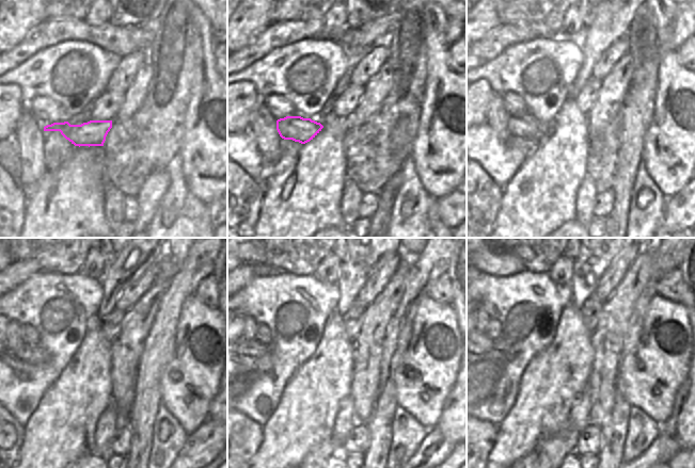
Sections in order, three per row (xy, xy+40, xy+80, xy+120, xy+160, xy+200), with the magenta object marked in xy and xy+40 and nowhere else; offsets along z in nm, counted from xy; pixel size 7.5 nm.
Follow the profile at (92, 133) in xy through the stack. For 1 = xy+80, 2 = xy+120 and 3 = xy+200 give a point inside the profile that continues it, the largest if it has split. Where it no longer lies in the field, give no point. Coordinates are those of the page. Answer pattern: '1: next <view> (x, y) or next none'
1: next xy+80 (526, 126)
2: next xy+120 (34, 355)
3: next xy+200 (488, 343)

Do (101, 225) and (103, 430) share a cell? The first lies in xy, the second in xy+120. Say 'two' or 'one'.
two

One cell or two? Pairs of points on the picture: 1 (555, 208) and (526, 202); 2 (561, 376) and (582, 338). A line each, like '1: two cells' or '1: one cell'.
1: one cell
2: one cell

